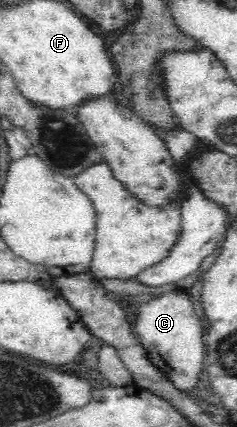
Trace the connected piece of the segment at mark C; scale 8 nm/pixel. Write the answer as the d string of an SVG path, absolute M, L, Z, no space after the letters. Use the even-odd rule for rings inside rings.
M174 289L161 292L157 298L139 306L132 332L151 364L167 377L173 387L190 394L204 368L206 344L203 329L203 322L195 314L190 292Z

